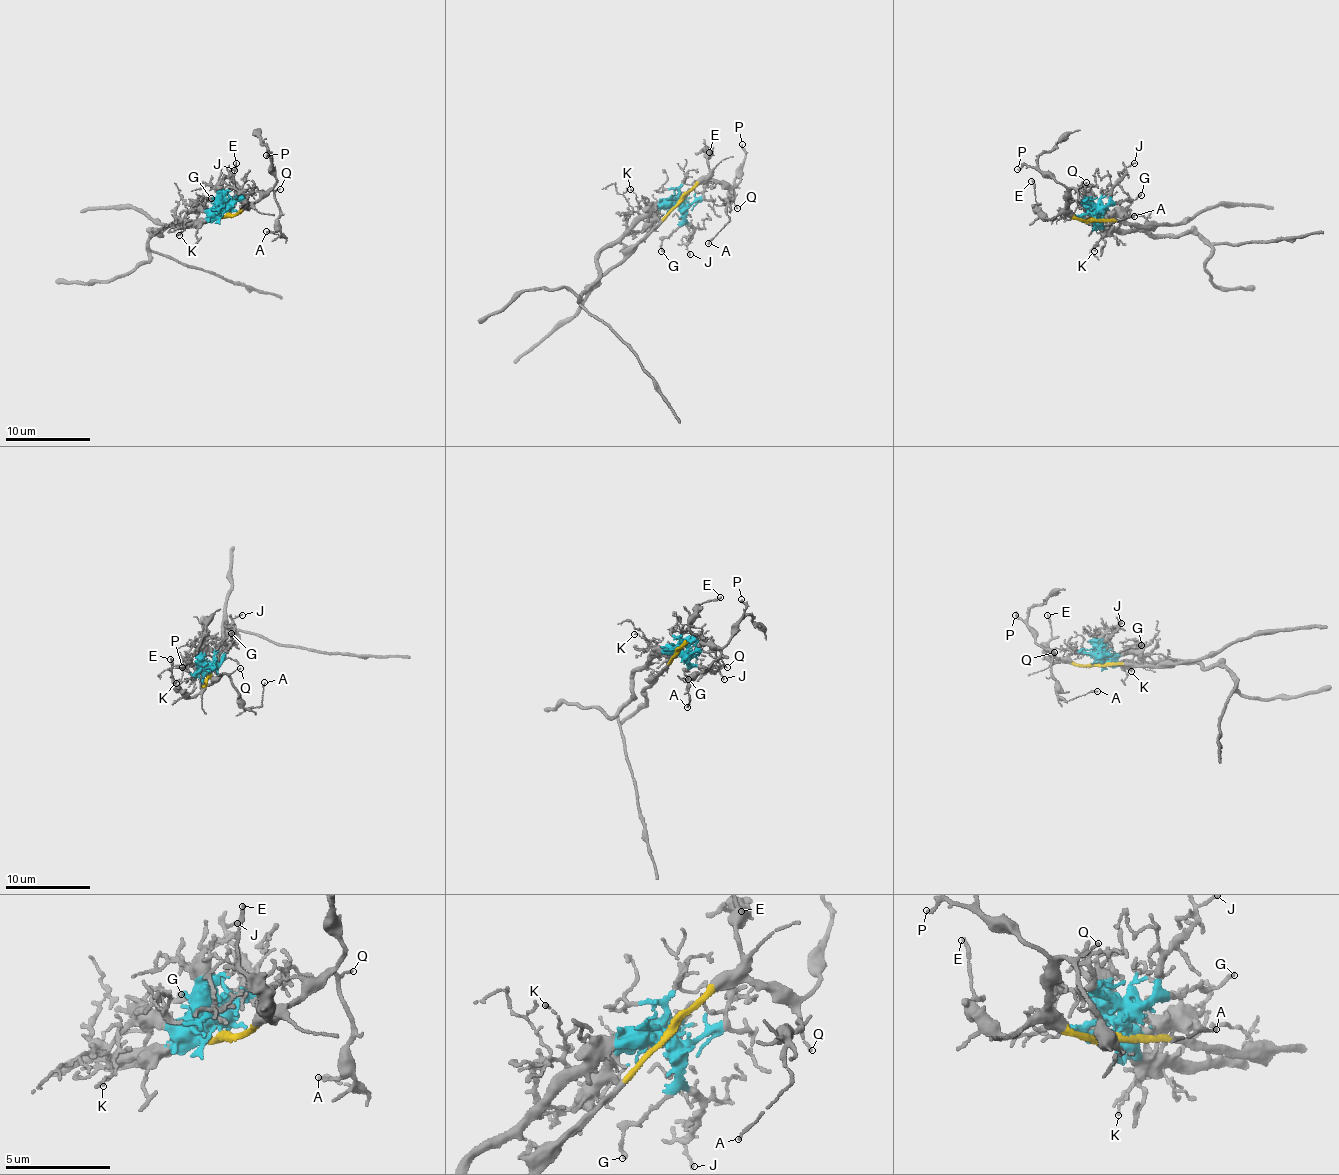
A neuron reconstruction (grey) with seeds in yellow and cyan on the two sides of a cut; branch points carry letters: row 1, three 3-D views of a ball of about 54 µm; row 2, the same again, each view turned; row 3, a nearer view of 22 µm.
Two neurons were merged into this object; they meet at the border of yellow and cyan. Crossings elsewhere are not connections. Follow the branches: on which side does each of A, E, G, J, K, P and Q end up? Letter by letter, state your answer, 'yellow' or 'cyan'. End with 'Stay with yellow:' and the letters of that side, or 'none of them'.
A: yellow
E: yellow
G: cyan
J: cyan
K: cyan
P: yellow
Q: yellow
Stay with yellow: A, E, P, Q

